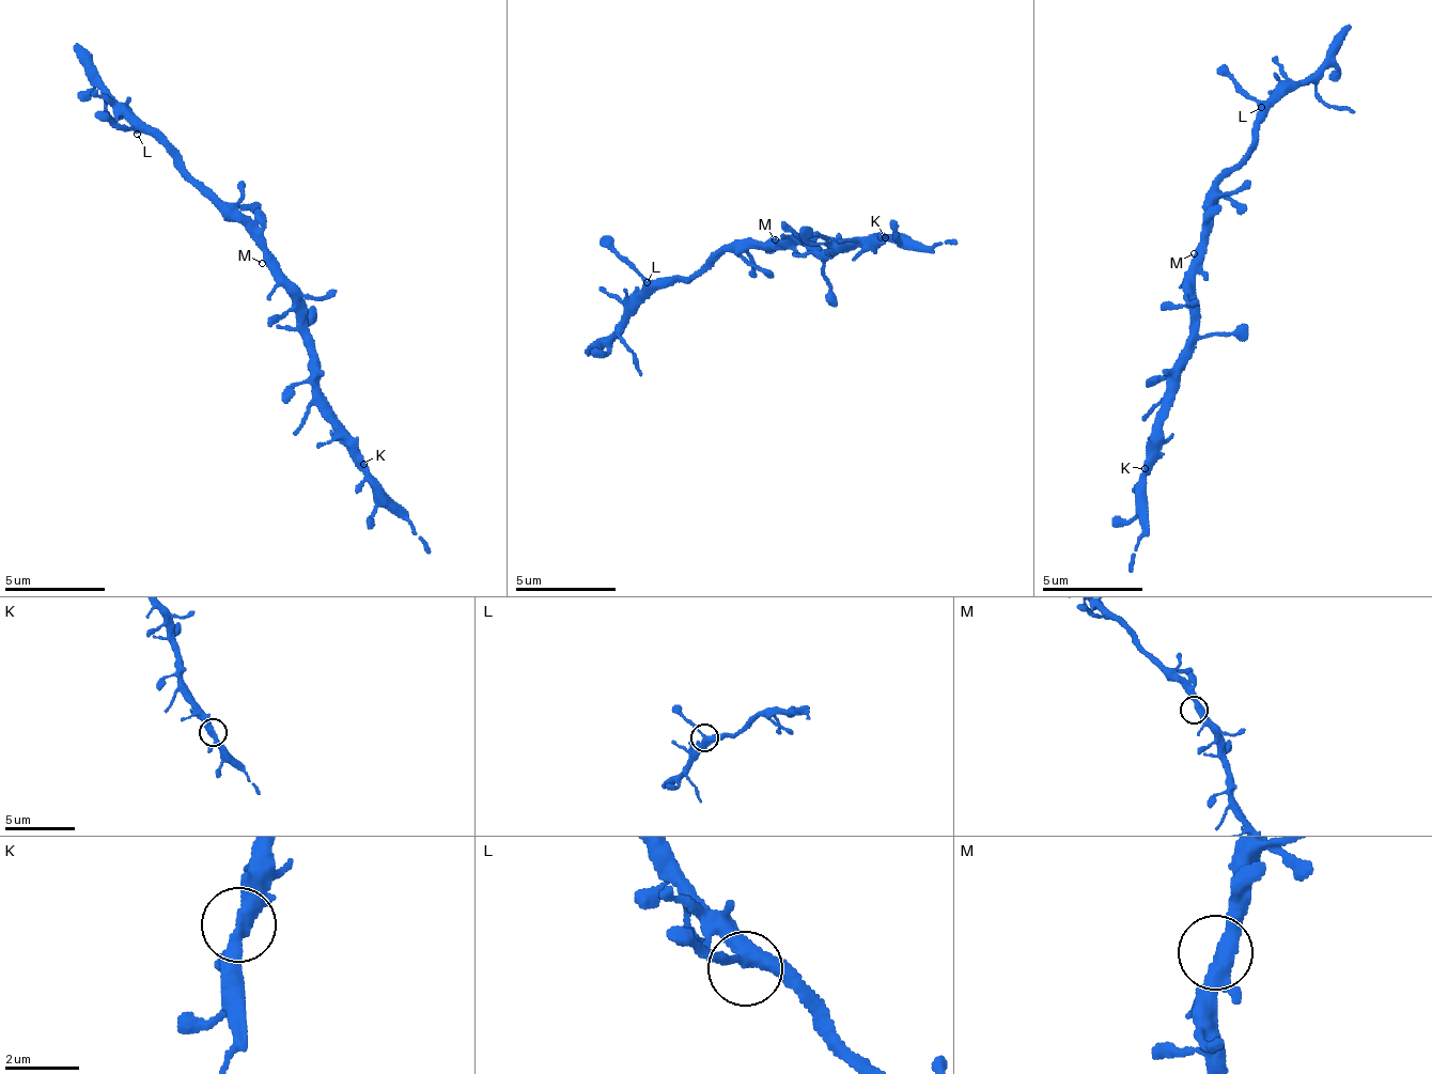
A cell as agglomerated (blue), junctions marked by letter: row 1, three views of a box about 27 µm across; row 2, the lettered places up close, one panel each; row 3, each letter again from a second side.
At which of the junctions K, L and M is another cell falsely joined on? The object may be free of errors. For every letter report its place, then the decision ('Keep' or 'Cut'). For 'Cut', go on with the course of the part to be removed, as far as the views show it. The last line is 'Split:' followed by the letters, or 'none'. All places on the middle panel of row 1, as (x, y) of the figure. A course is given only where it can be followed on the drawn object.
K: Place: (885, 237). Keep
L: Place: (647, 282). Keep
M: Place: (775, 239). Keep
Split: none

